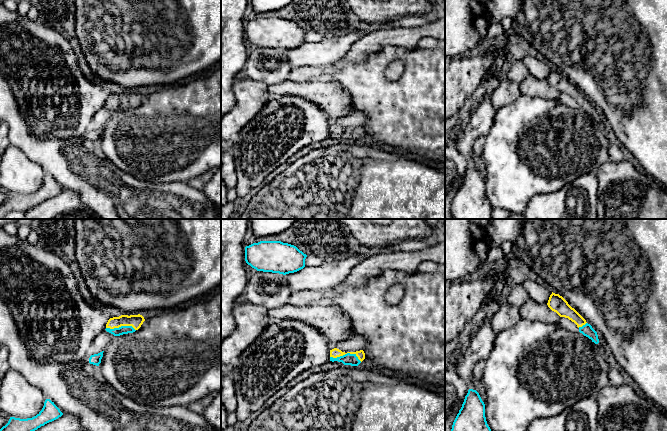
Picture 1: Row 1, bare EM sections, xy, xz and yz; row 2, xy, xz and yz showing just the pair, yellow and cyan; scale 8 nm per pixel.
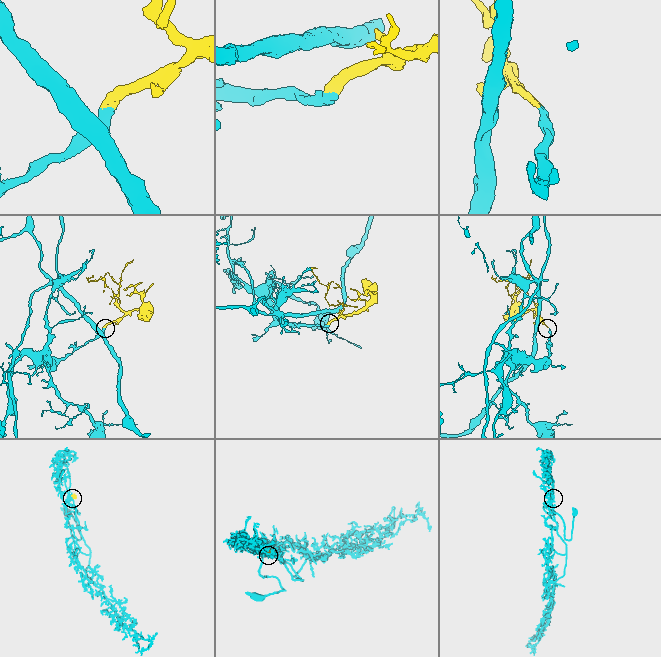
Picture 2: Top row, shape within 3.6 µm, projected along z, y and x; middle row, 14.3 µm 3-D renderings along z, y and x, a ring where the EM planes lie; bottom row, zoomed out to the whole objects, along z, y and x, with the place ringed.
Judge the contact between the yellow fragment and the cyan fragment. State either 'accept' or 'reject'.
accept

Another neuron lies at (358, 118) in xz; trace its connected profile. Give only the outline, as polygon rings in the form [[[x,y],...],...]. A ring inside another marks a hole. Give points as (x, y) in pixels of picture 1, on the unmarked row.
[[[356,111],[354,113],[349,114],[348,116],[339,117],[335,119],[329,120],[329,125],[332,126],[337,124],[342,128],[356,128],[363,126],[367,121],[367,115],[362,111]]]

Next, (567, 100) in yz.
[[[560,93],[559,101],[569,108],[579,108],[579,104],[577,103],[577,101],[568,94]]]

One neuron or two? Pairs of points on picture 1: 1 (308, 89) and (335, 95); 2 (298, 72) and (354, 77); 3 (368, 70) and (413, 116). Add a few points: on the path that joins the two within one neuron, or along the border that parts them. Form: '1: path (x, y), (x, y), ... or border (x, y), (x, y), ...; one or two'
1: path (315, 91), (328, 95); one
2: border (348, 64), (325, 75), (321, 79); two
3: path (378, 81), (402, 105); one

